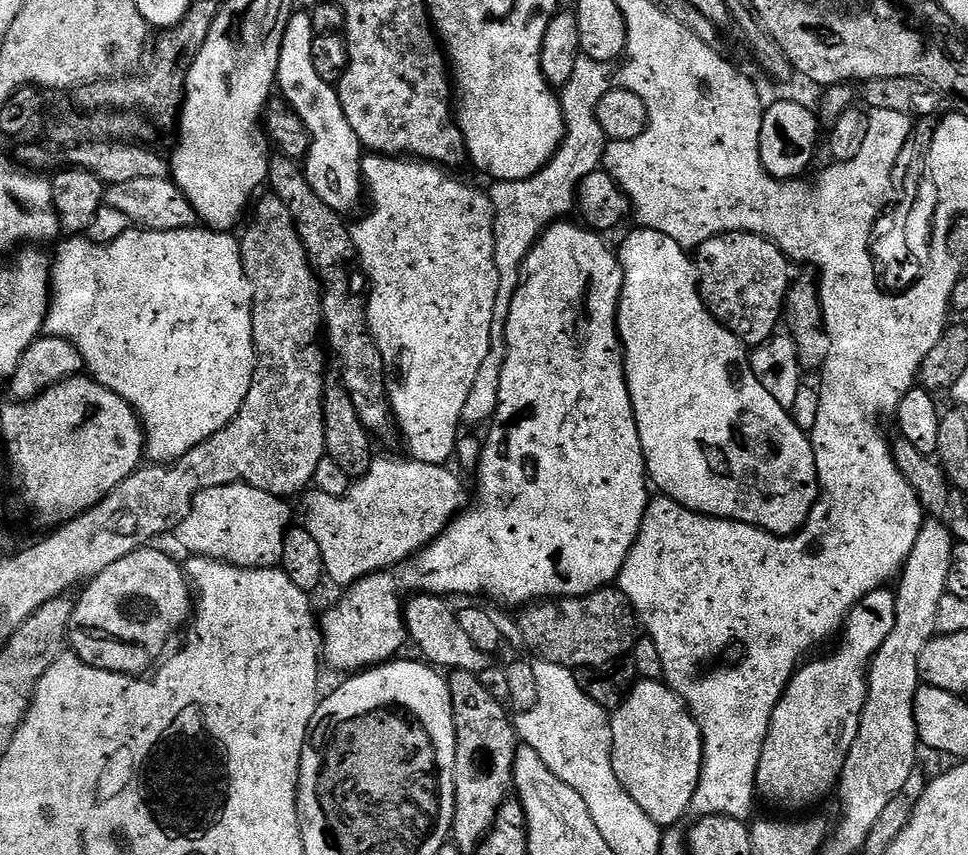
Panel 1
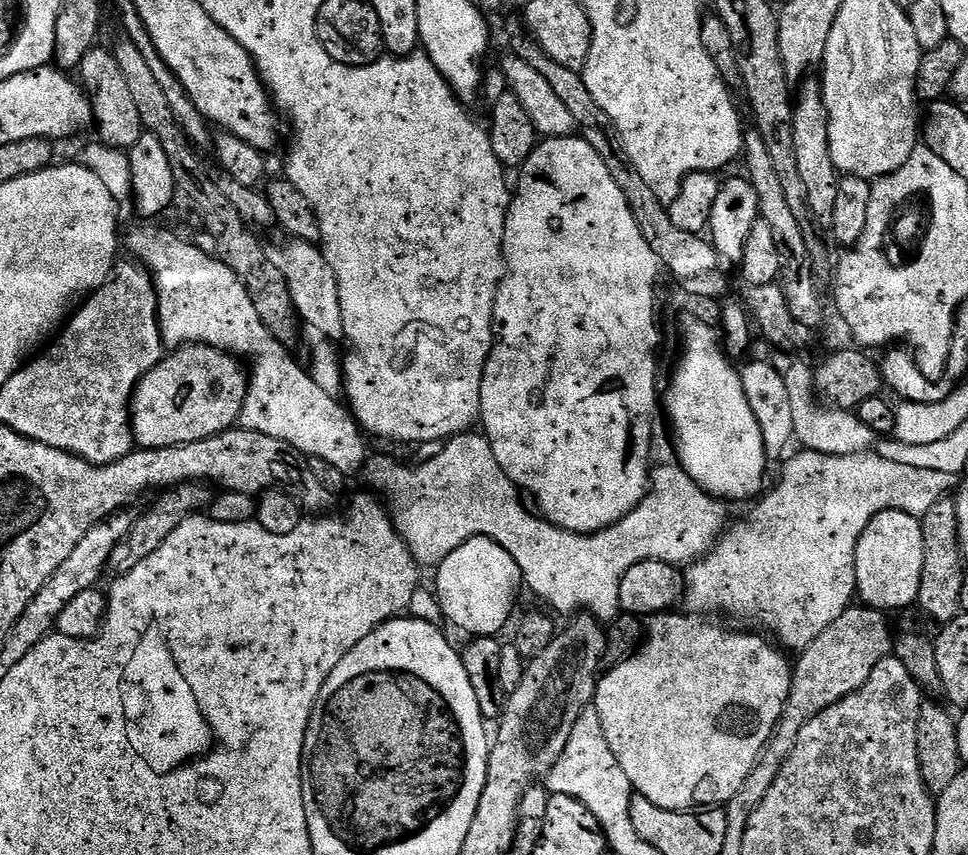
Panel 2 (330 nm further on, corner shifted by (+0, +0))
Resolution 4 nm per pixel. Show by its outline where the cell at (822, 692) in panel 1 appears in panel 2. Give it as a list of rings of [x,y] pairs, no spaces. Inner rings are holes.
[[[886,510],[866,526],[856,551],[856,591],[861,605],[877,610],[908,608],[920,598],[926,566],[924,525],[905,512]]]

